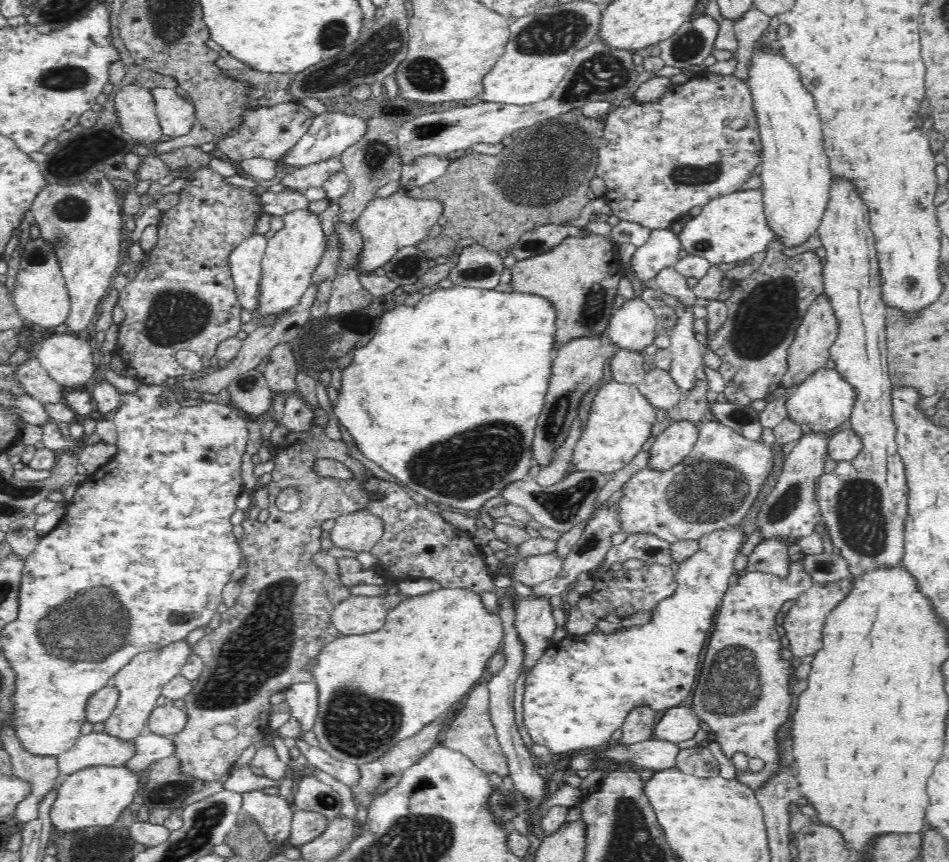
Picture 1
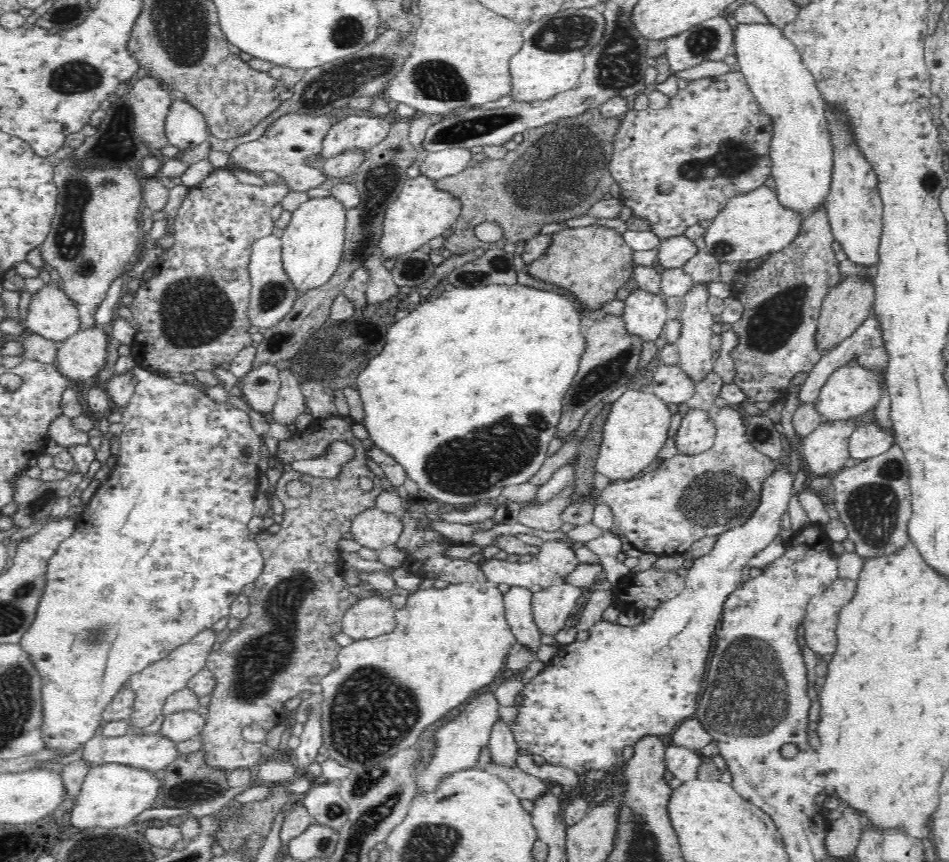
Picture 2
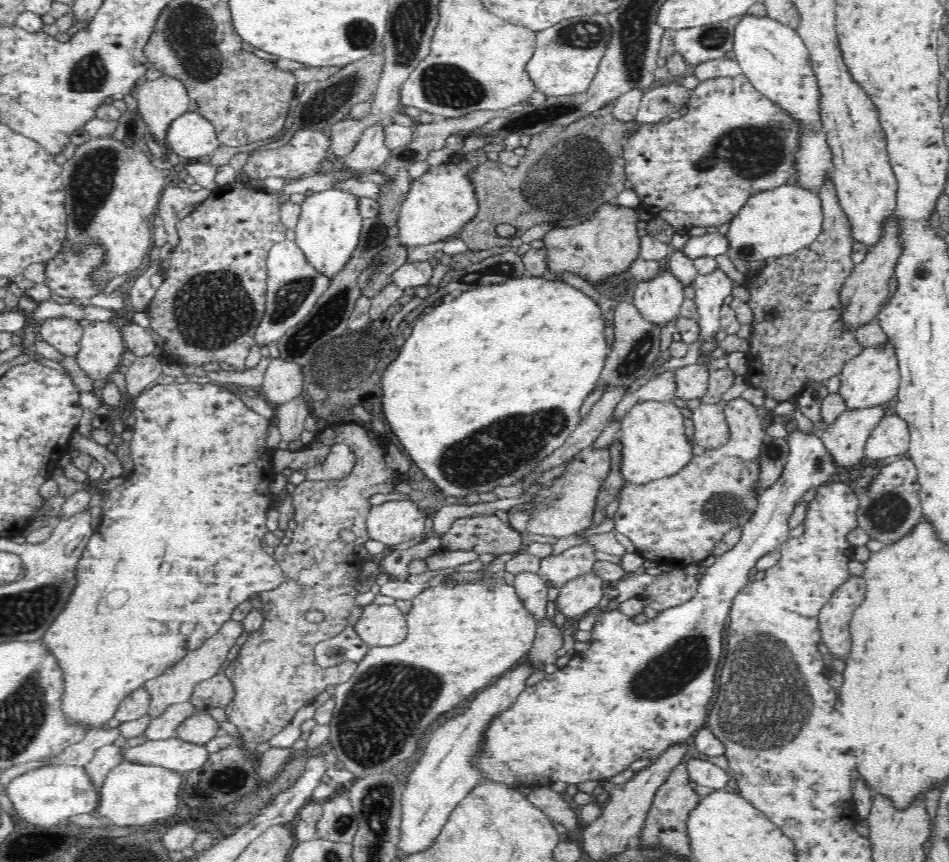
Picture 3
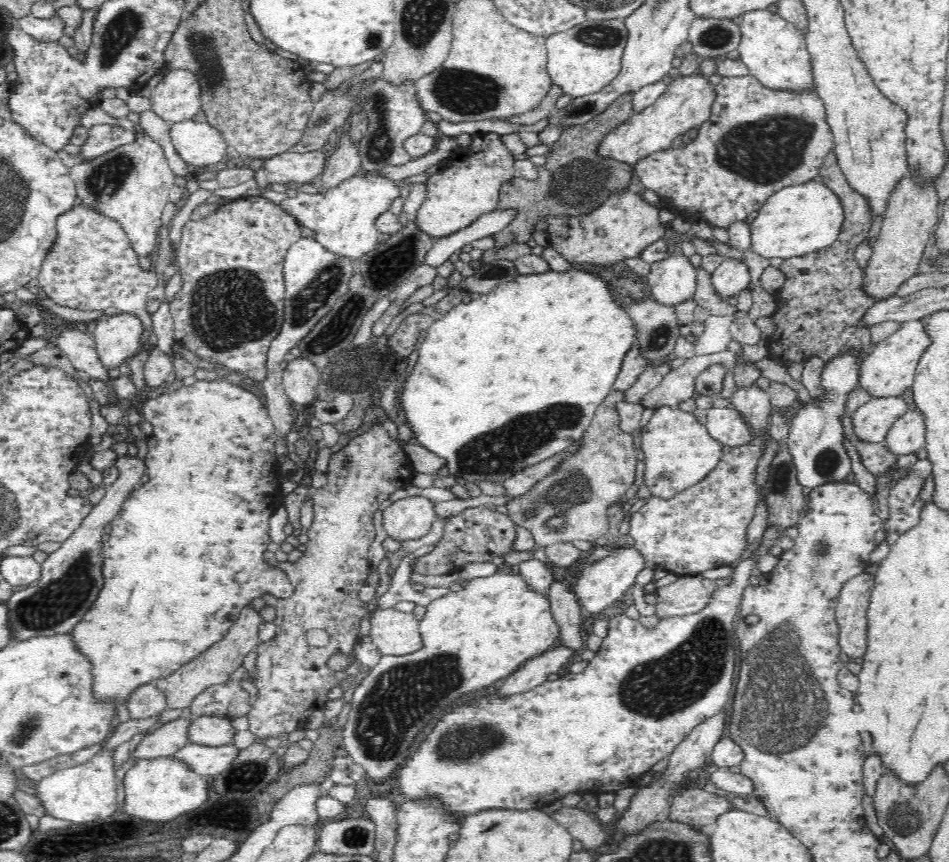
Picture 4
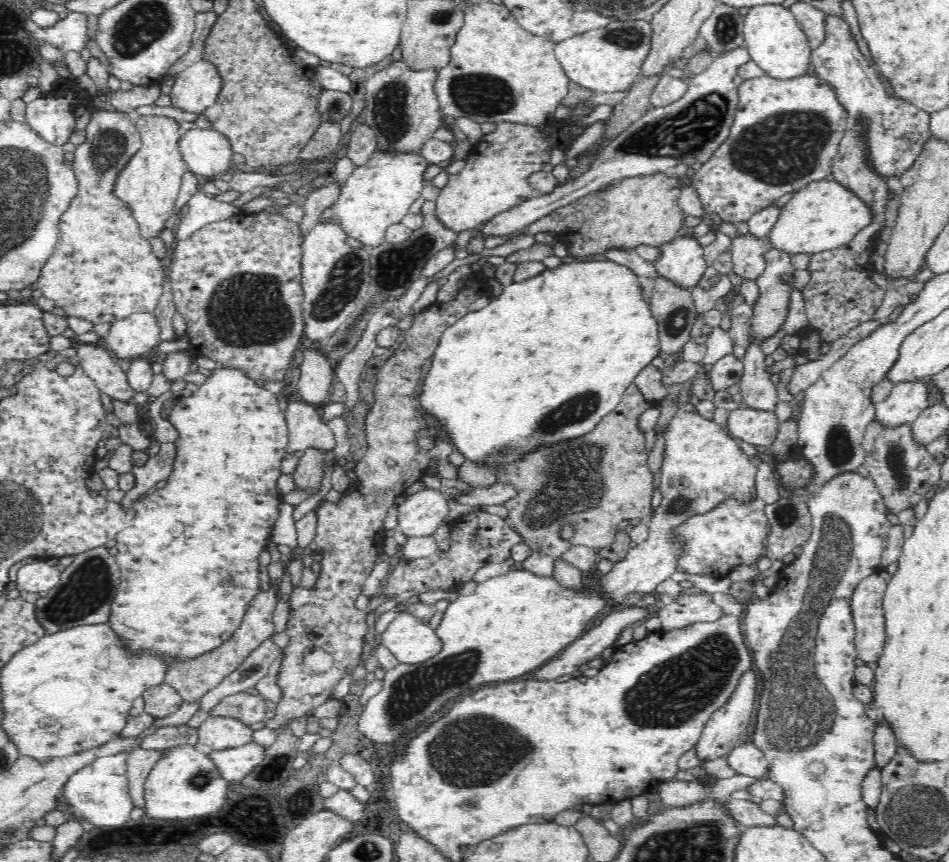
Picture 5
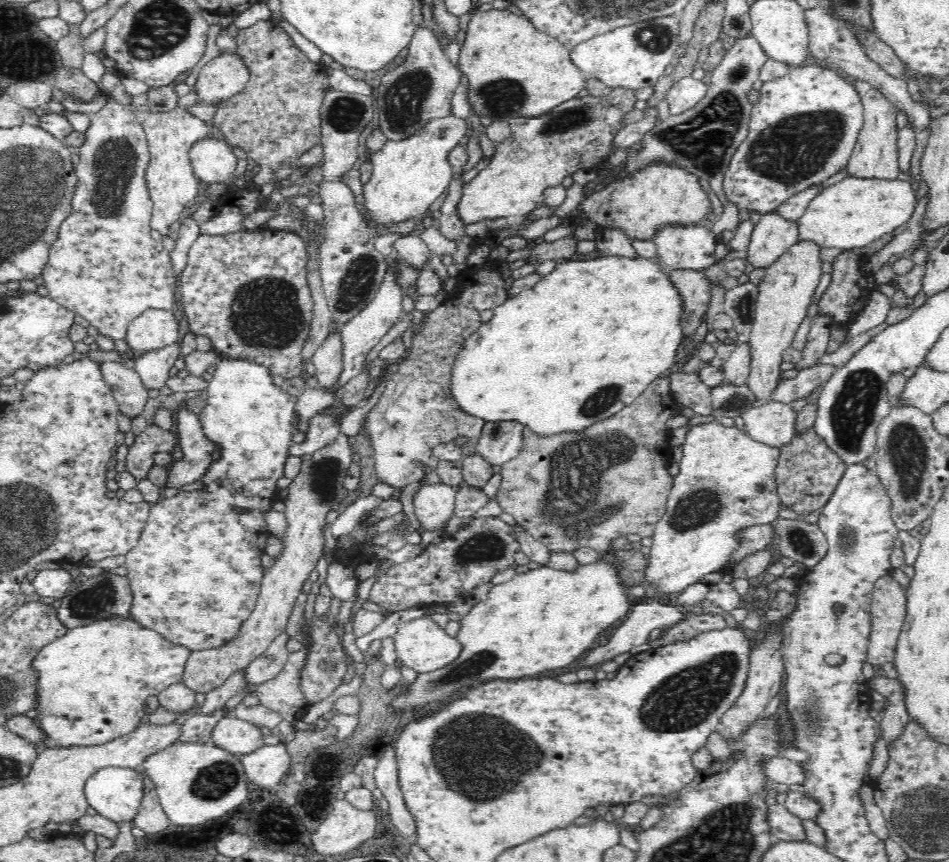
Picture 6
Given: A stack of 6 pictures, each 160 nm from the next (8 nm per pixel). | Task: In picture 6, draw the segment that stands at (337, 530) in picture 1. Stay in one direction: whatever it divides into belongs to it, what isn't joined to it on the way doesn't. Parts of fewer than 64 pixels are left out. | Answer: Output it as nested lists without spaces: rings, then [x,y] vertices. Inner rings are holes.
[[[444,483],[422,485],[412,502],[419,530],[442,529],[455,512],[456,489]]]

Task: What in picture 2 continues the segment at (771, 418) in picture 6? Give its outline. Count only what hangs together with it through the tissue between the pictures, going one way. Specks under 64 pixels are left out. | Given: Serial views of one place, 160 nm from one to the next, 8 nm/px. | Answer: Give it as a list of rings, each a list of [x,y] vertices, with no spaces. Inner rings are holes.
[[[702,408],[690,409],[683,416],[673,436],[678,454],[694,456],[712,446],[715,428],[710,418],[711,412]]]

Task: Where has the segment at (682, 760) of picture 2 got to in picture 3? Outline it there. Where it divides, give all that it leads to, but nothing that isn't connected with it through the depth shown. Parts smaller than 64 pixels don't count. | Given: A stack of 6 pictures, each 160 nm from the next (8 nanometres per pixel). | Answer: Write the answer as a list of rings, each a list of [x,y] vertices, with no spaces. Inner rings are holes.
[[[683,758],[683,765],[688,773],[690,782],[696,786],[706,786],[706,788],[722,789],[727,784],[732,784],[732,775],[728,770],[724,770],[710,761],[700,760],[700,758]]]

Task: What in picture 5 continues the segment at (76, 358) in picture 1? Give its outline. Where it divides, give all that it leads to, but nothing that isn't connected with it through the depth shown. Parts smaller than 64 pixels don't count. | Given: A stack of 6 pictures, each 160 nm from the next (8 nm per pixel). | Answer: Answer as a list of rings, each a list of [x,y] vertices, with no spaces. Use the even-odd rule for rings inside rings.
[[[138,312],[111,323],[105,346],[120,361],[140,359],[161,342],[161,330],[153,313]]]

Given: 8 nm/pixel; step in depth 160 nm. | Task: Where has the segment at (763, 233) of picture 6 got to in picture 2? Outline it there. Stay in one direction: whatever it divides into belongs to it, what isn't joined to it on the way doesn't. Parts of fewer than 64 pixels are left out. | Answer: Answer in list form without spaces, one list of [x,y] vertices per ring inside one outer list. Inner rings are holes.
[[[696,283],[688,294],[683,296],[684,308],[679,312],[680,336],[676,340],[675,347],[678,351],[679,367],[681,371],[694,382],[702,380],[713,370],[713,352],[711,339],[714,325],[713,315],[706,306],[706,299],[710,296],[709,286],[706,283]]]

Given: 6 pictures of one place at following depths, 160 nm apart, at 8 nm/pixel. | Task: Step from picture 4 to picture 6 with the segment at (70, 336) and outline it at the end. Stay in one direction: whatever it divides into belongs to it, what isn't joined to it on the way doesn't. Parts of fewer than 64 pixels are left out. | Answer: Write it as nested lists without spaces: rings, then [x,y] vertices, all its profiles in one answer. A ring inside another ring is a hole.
[[[97,362],[99,374],[110,386],[111,395],[126,417],[136,418],[145,407],[149,398],[148,389],[142,386],[136,371],[122,362]]]

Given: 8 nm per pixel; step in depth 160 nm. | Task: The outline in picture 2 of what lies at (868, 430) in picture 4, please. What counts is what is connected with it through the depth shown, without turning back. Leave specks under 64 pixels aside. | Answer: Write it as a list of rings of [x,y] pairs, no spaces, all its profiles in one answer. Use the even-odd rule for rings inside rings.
[[[856,420],[824,423],[802,440],[804,468],[811,478],[840,472],[849,459],[847,438],[856,428]]]

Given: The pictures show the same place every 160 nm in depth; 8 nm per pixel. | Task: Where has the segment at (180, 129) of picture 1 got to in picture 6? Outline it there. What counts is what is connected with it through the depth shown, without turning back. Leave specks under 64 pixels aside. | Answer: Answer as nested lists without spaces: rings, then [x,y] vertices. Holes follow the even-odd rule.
[[[200,137],[187,150],[189,159],[197,178],[206,182],[229,182],[236,170],[236,156],[232,147],[218,138]]]

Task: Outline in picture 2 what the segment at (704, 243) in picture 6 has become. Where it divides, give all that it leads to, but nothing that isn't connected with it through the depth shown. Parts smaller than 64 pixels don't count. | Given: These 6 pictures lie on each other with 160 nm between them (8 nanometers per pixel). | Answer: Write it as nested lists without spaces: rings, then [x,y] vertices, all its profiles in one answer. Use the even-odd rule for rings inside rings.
[[[637,288],[625,300],[622,315],[624,331],[632,337],[645,342],[655,342],[660,338],[665,323],[667,305],[661,295],[654,296]]]

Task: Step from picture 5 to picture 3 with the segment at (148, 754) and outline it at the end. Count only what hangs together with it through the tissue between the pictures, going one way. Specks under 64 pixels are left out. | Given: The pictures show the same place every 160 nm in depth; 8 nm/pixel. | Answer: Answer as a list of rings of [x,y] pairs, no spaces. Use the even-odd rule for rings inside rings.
[[[191,701],[172,704],[160,717],[150,720],[144,736],[148,740],[174,738],[176,737],[174,729],[180,724],[180,721],[193,716],[197,712],[197,707]]]

